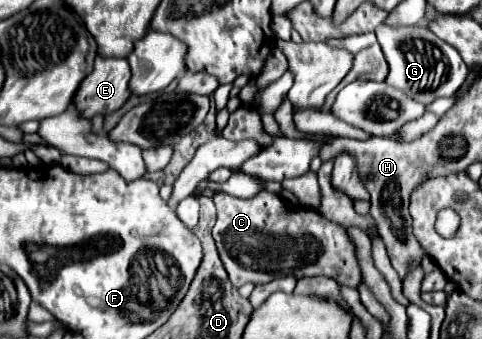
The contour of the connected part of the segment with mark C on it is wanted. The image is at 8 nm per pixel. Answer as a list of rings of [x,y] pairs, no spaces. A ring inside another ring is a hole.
[[[215,191],[213,203],[217,207],[213,239],[235,287],[247,281],[261,285],[285,275],[297,279],[327,275],[349,287],[361,283],[361,267],[353,241],[341,225],[325,219],[319,211],[307,207],[289,209],[279,195],[269,191],[261,191],[251,199],[237,199]]]

